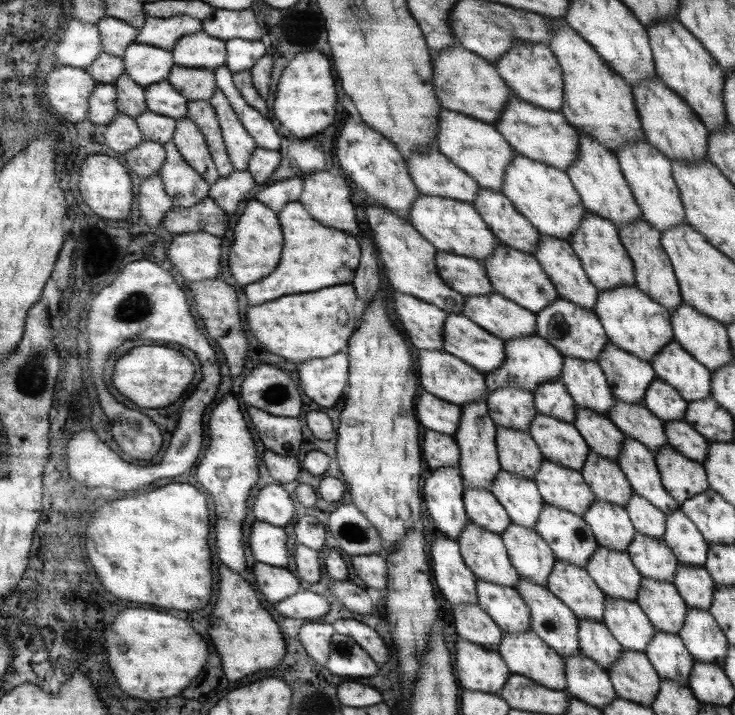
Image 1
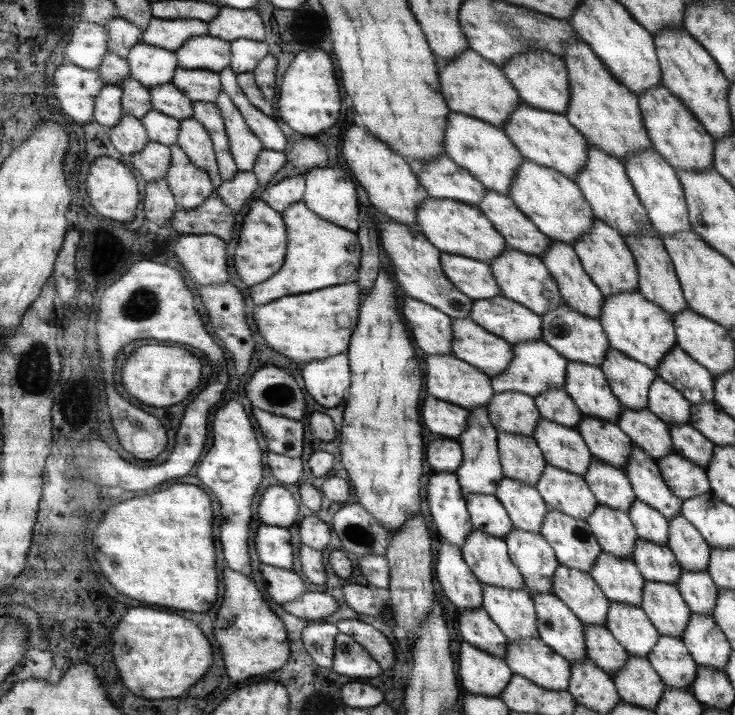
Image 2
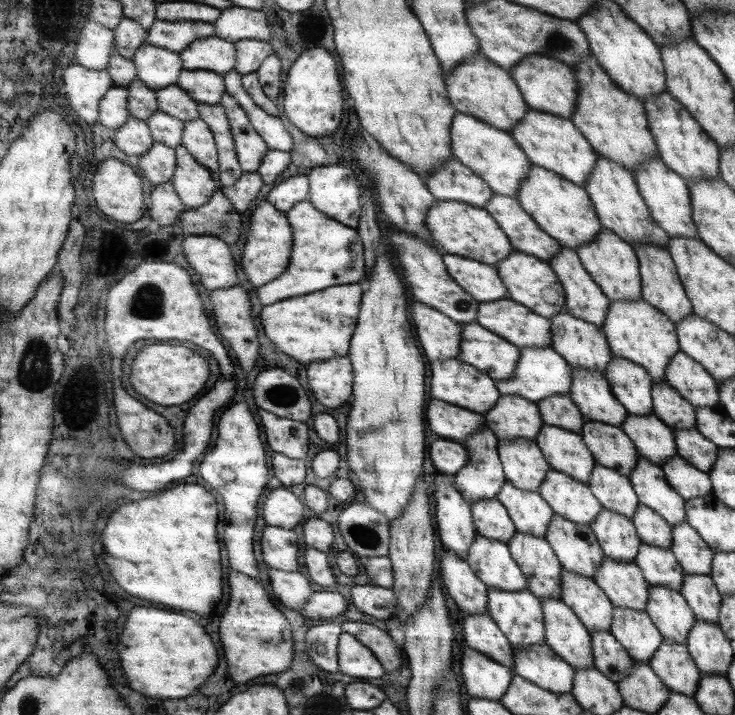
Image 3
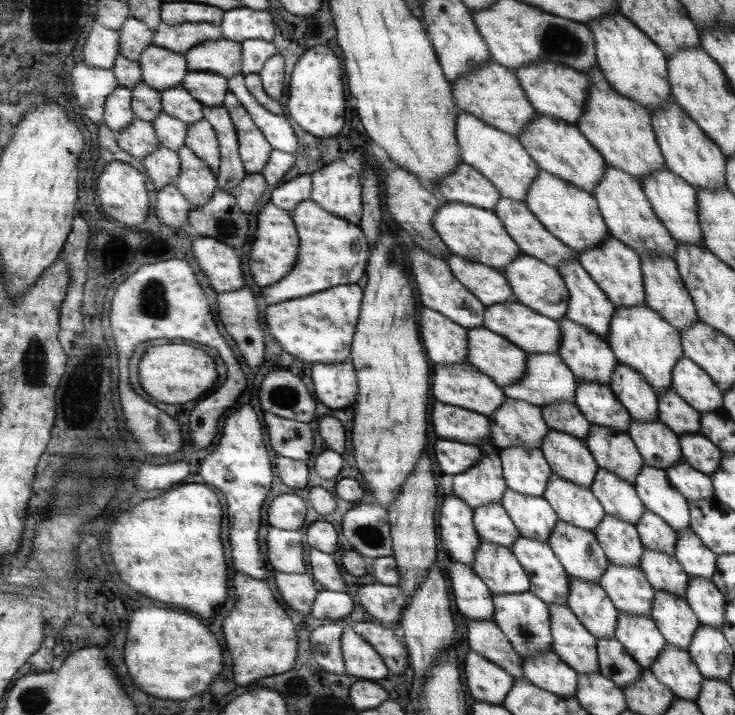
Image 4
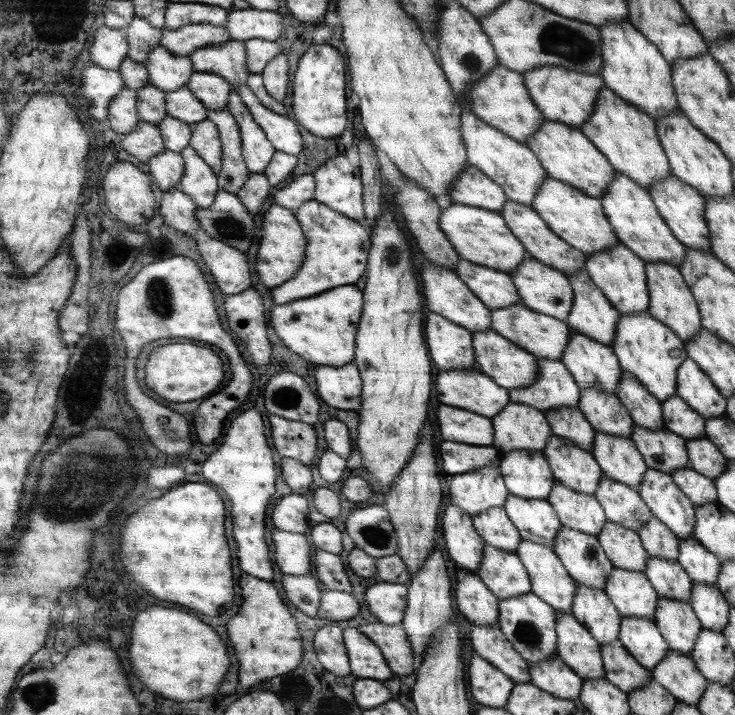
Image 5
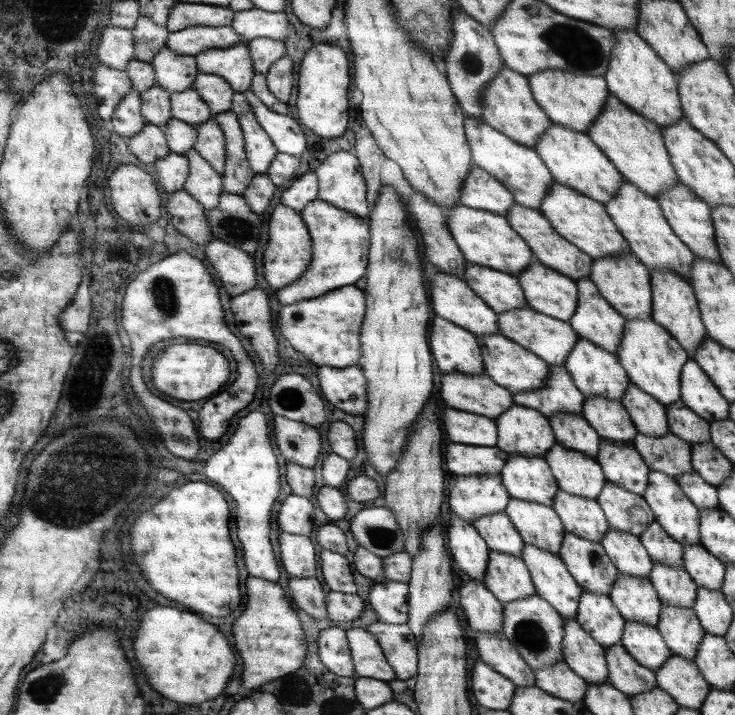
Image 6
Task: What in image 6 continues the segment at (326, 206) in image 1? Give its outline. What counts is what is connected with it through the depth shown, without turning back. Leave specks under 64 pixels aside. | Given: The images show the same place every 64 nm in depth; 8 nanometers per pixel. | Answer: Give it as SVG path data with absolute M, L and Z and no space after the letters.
M346 150L328 156L315 170L319 180L318 199L368 220L371 204L367 198L367 180L362 178L363 172L360 172L358 166L360 166L358 160Z

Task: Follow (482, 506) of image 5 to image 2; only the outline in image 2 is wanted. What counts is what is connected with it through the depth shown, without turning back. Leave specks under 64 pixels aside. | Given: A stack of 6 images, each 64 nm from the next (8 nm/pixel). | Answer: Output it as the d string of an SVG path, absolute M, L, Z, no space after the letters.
M487 407L470 409L468 430L460 435L460 446L463 450L463 465L455 472L458 475L460 489L465 496L472 493L494 495L504 480L502 460L499 459L499 431L492 425Z

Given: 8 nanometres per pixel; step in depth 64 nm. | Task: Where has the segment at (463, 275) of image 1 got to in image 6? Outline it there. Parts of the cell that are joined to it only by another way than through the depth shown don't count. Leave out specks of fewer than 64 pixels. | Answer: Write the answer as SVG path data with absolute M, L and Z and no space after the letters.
M468 262L464 276L468 286L497 314L528 306L527 295L514 275Z

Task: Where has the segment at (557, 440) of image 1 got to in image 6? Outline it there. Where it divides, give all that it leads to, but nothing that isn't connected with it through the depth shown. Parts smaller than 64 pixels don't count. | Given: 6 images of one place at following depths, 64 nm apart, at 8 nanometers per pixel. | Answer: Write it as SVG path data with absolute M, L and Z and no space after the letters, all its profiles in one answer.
M558 442L545 457L558 480L559 490L584 498L599 498L607 484L607 476L596 459Z

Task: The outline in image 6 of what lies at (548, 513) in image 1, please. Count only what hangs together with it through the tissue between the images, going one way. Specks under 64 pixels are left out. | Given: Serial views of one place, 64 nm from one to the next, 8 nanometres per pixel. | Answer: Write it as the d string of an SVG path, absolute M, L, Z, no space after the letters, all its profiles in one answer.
M566 531L559 557L583 590L609 596L619 569L601 543Z

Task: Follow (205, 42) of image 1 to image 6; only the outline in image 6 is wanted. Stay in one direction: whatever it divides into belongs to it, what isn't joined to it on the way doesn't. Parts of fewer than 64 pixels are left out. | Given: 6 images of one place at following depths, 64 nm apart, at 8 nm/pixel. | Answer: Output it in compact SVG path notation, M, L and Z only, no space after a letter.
M238 43L226 49L206 50L195 58L200 73L224 77L236 93L250 89L252 79L256 76L251 48L246 43Z

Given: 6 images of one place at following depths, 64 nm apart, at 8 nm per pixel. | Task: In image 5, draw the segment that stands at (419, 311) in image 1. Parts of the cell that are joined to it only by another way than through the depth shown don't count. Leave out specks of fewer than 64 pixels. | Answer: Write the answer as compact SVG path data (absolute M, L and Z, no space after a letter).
M435 312L425 315L425 330L438 371L477 368L472 332Z

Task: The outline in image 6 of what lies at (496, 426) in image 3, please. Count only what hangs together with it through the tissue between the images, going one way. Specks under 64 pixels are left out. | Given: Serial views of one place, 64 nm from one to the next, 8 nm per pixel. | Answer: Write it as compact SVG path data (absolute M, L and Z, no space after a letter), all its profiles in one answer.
M514 404L495 422L499 427L497 447L508 456L518 454L546 459L545 455L557 442L550 418L532 407Z

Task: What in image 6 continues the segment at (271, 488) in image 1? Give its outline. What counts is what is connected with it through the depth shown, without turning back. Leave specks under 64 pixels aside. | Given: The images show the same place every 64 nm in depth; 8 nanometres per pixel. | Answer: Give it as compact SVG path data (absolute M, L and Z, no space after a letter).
M291 493L282 502L278 513L280 532L310 536L312 527L315 526L312 522L313 512L314 504L311 499Z

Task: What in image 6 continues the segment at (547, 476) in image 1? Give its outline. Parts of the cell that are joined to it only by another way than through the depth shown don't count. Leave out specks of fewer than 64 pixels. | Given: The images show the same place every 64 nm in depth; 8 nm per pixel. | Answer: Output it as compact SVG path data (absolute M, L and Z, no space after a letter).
M559 490L553 508L562 519L566 531L590 541L601 543L610 529L610 523L597 499Z

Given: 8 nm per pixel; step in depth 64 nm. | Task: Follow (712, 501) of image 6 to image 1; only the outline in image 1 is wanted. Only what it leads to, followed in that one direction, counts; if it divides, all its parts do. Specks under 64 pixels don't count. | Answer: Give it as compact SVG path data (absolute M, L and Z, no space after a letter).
M669 445L657 452L655 462L662 475L663 486L680 505L710 488L703 464L688 459Z

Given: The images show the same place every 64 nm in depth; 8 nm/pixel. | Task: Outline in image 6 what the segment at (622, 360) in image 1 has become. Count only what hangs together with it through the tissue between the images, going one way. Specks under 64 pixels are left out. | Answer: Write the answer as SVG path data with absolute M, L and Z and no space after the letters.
M631 381L620 400L630 412L638 432L652 437L664 437L670 431L667 407L657 398L640 390Z

